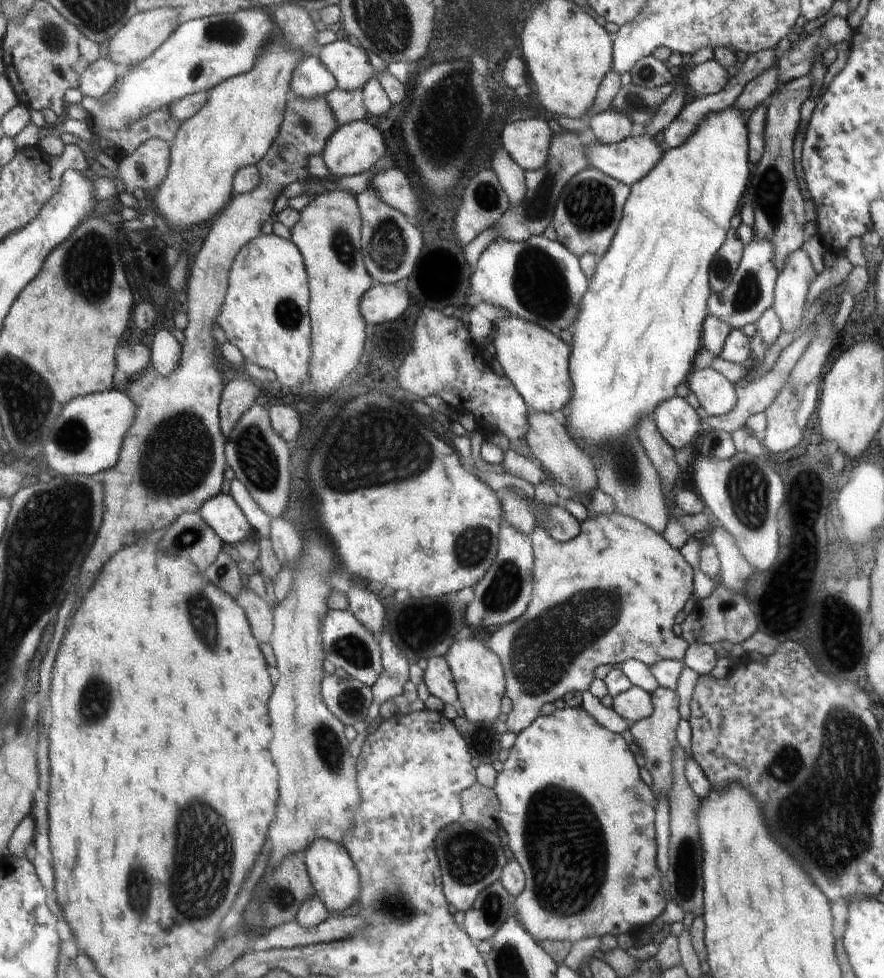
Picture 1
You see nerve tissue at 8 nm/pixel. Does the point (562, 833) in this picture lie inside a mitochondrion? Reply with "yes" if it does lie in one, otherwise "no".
yes

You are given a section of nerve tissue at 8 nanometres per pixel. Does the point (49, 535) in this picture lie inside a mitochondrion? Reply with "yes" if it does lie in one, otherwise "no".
yes

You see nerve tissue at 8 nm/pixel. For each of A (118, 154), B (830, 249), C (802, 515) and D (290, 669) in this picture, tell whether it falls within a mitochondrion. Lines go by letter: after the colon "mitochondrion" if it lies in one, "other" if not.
A: other
B: other
C: other
D: other

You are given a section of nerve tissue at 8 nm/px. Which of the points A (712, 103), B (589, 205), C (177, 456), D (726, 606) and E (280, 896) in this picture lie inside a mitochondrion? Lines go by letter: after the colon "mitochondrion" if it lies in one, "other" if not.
A: other
B: mitochondrion
C: mitochondrion
D: other
E: mitochondrion

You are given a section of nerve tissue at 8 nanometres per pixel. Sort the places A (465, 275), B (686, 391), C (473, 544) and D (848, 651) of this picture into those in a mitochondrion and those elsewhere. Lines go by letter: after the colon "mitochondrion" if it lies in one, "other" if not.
A: other
B: other
C: mitochondrion
D: other

